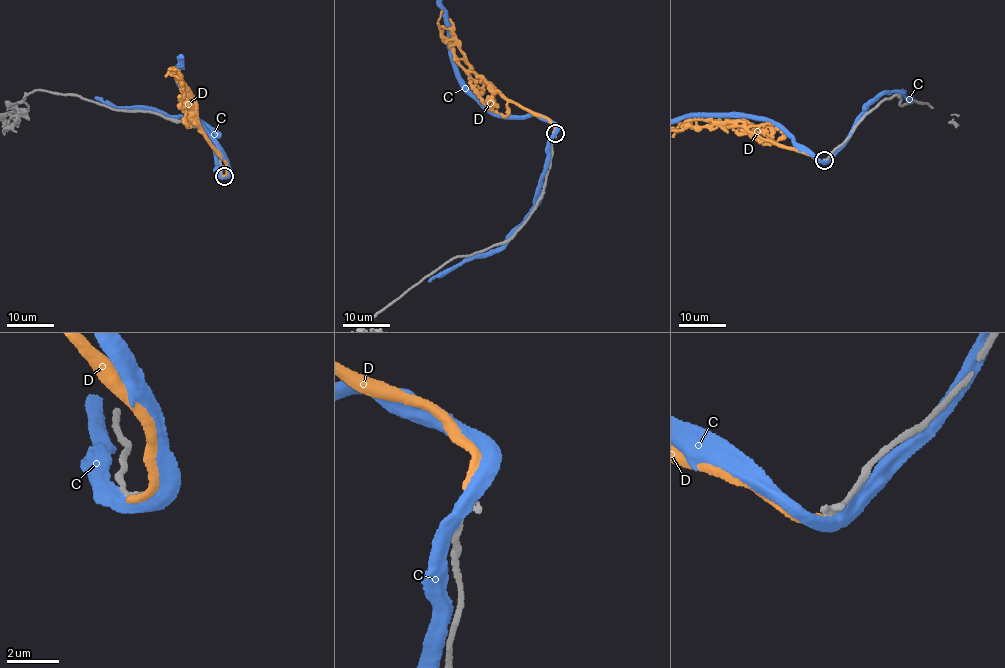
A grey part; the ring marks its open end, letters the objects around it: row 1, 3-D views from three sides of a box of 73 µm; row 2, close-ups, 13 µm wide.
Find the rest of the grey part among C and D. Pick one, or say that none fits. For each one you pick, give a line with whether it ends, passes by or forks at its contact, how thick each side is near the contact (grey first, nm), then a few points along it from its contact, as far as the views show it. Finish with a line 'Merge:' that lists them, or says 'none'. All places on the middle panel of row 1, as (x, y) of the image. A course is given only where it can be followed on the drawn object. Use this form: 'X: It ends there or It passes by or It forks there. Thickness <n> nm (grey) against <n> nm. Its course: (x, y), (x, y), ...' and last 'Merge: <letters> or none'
Merge: none

